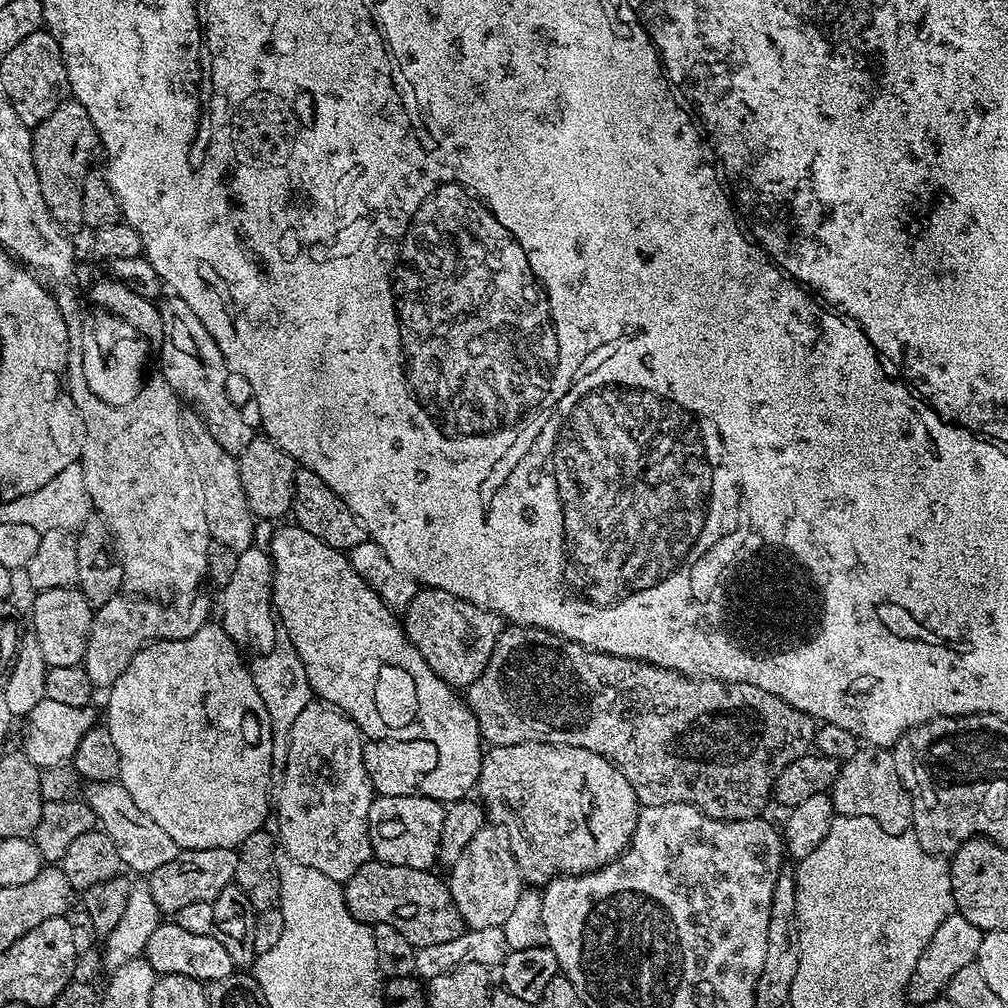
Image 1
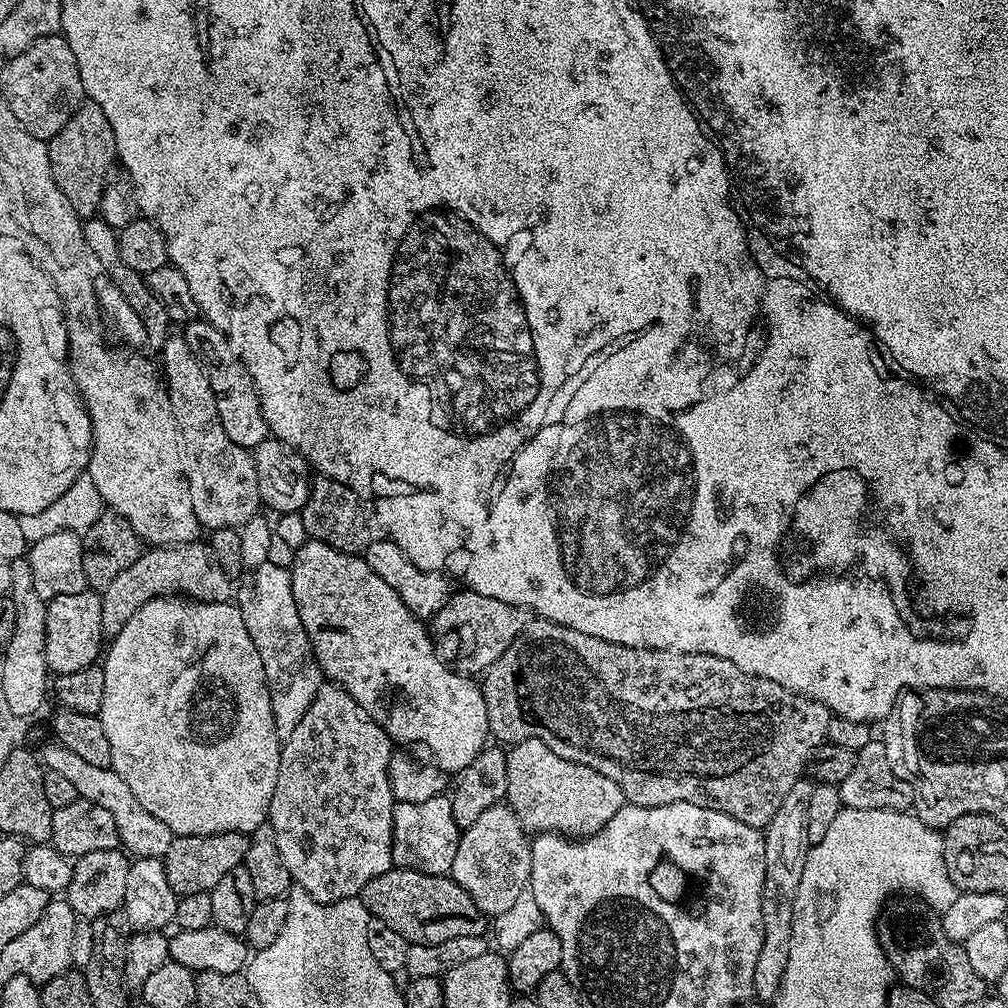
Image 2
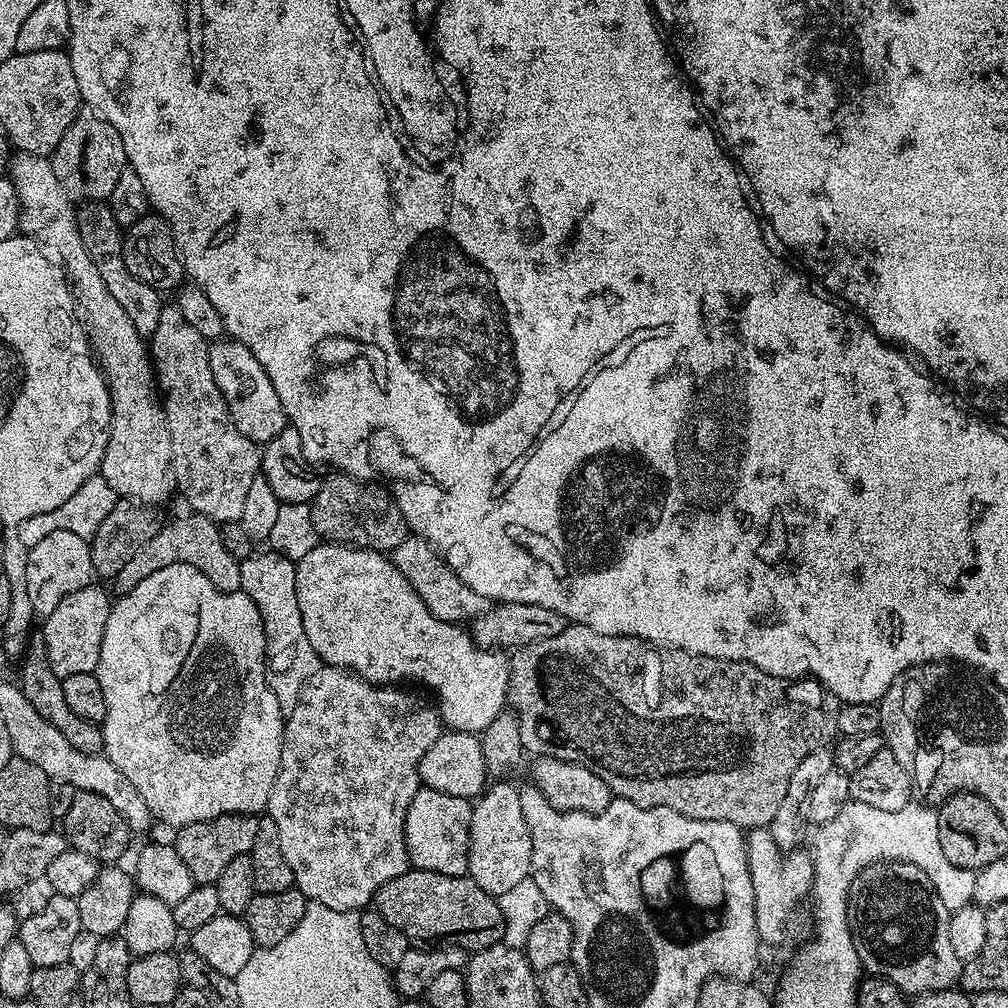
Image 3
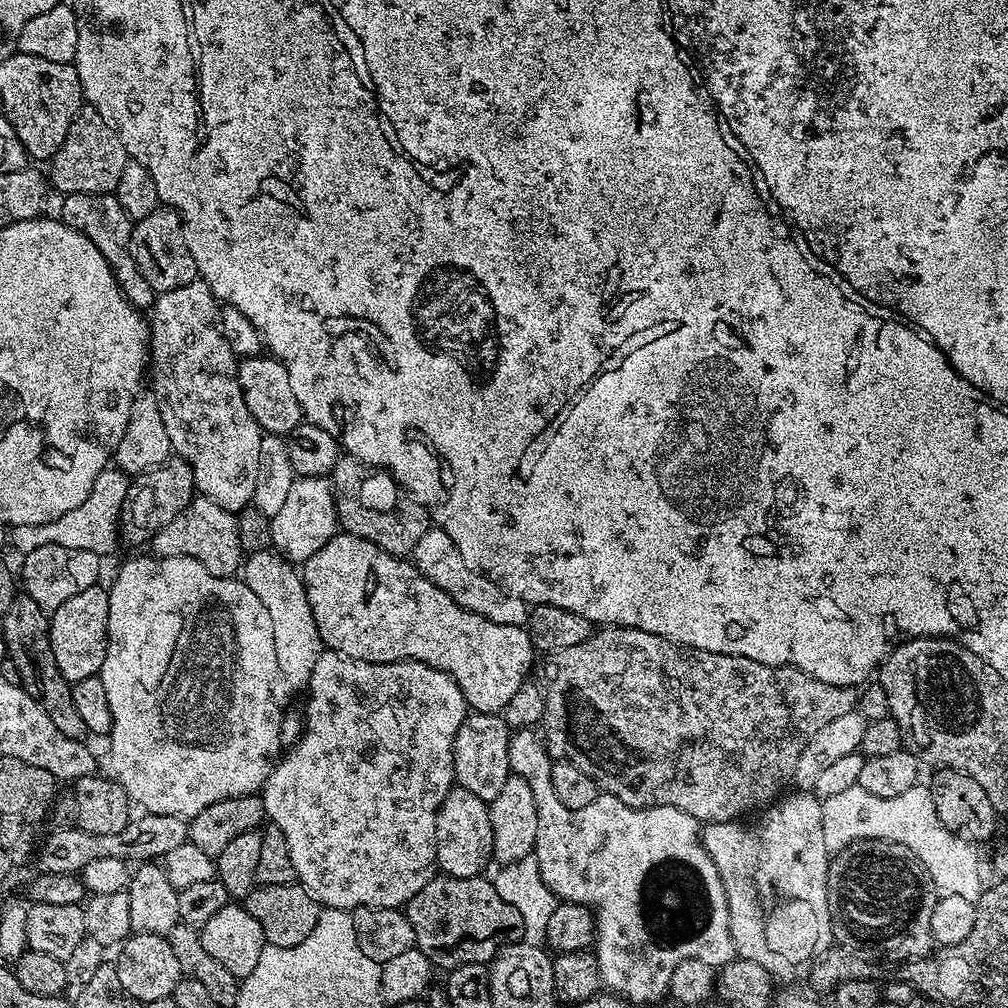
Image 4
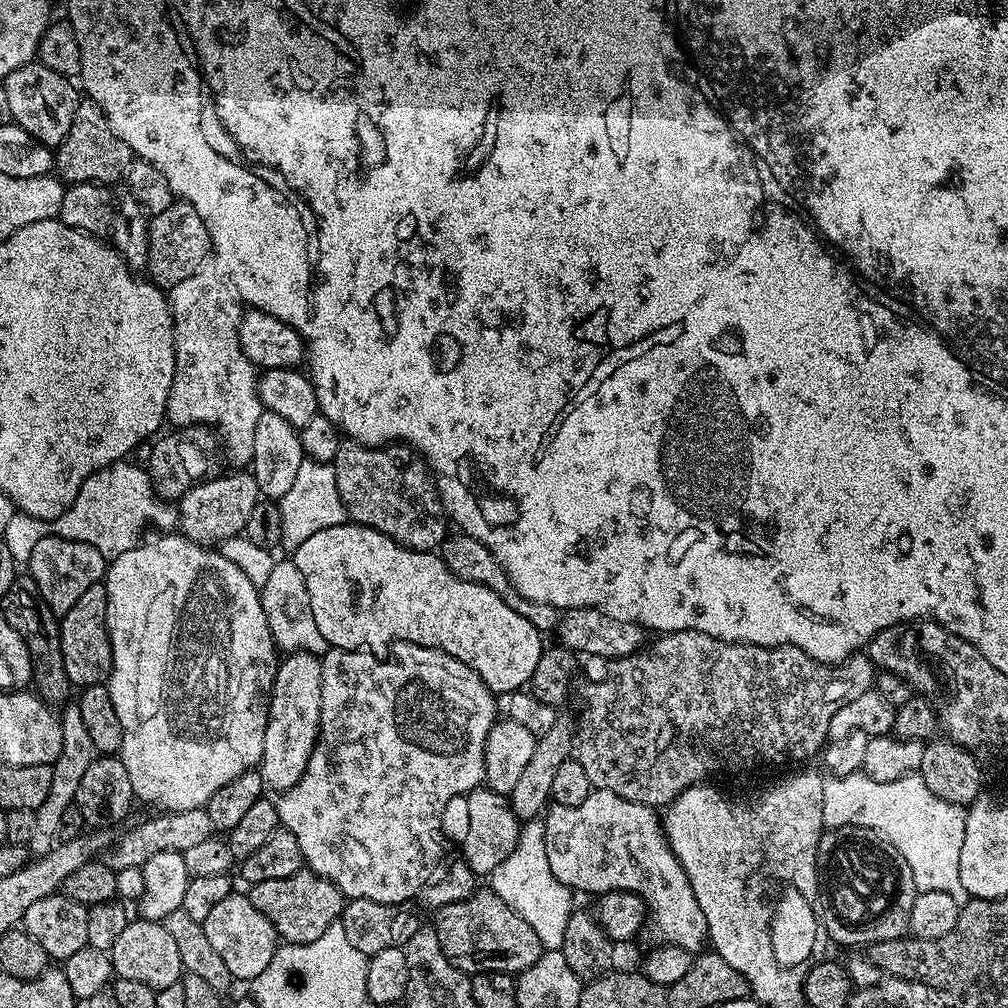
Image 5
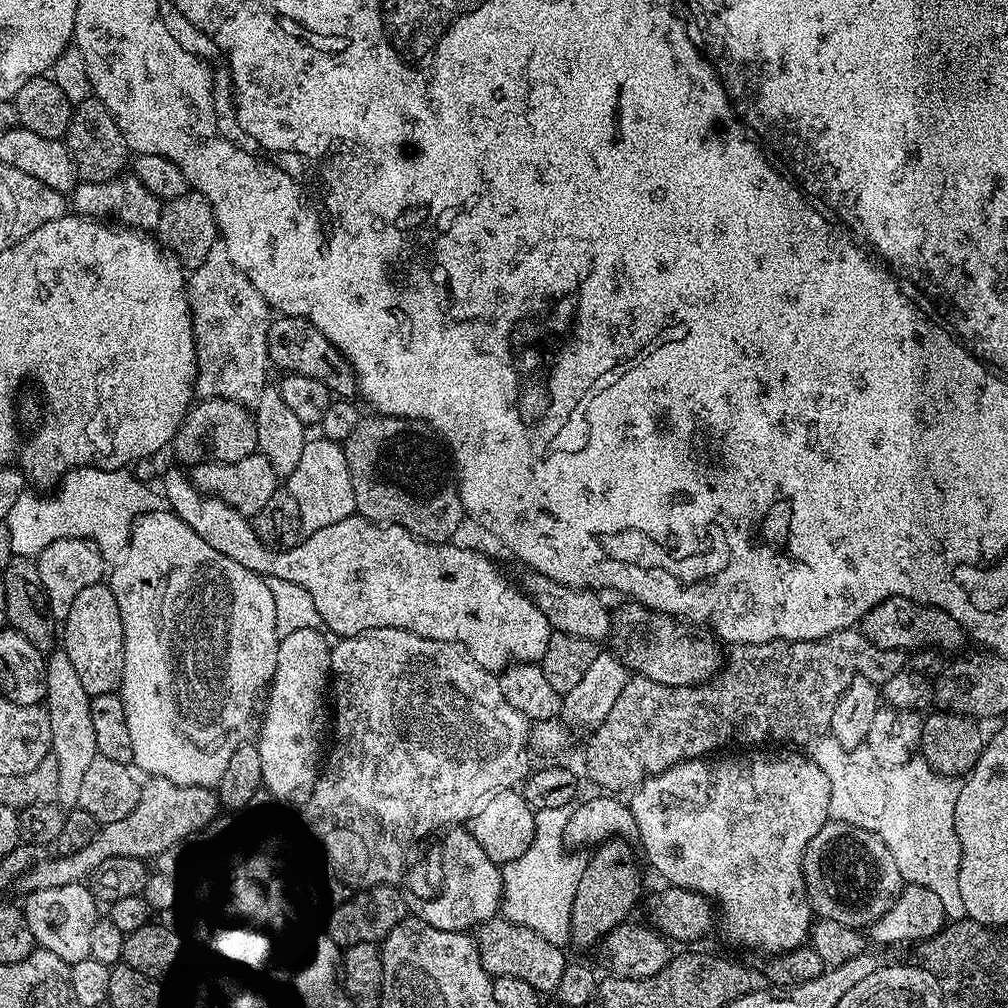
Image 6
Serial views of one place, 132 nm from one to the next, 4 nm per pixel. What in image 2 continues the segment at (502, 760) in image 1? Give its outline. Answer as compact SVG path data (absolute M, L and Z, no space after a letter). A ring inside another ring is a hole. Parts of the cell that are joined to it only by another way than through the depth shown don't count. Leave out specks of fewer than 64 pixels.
M538 738L523 740L507 749L506 803L513 808L520 824L529 833L558 832L573 838L593 836L626 801L622 790L606 774L598 774L585 764L570 762L562 754L554 754L546 742Z

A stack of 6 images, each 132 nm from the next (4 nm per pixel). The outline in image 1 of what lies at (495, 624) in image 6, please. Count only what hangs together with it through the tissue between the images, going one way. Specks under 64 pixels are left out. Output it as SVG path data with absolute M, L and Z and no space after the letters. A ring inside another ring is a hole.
M288 522L285 528L273 534L270 555L272 607L278 610L283 635L290 638L294 650L298 650L298 658L302 658L302 666L306 666L313 697L345 712L369 741L429 740L440 751L440 761L422 778L419 795L438 800L445 806L465 799L480 779L482 741L478 722L461 693L442 682L442 678L426 666L426 658L408 641L397 613L388 609L382 598L362 582L358 570L354 570L341 549L328 548L326 542L314 538L314 534L306 534L296 523Z

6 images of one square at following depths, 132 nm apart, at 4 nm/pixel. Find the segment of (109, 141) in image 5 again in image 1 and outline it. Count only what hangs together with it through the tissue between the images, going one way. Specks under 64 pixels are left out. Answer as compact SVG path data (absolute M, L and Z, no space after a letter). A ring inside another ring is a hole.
M65 98L50 114L50 118L31 129L32 153L34 166L38 174L38 186L42 186L42 198L50 210L52 217L66 230L80 228L82 218L82 186L93 167L92 155L98 152L98 141L94 122L90 122L90 114L86 114L86 106L82 106L74 98Z

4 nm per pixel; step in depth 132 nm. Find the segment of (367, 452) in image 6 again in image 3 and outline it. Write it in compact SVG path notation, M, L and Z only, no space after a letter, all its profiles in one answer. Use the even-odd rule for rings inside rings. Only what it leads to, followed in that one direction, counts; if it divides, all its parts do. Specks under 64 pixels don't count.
M333 471L331 475L321 479L318 494L310 501L317 537L324 542L391 554L410 534L400 504L391 491L379 483L356 480L342 472Z

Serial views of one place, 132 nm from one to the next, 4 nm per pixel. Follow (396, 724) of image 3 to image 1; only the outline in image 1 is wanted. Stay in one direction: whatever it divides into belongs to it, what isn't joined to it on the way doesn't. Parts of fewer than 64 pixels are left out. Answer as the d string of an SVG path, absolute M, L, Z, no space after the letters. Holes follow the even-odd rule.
M319 698L309 700L306 710L302 710L302 714L298 714L298 719L294 721L294 726L290 726L286 770L284 771L284 777L278 781L280 793L277 796L275 793L274 796L274 820L276 816L277 828L275 828L275 831L278 833L278 840L282 845L283 851L288 852L290 858L294 858L297 864L310 866L312 869L318 870L318 874L326 874L328 880L346 882L367 860L373 859L372 843L370 842L370 834L368 833L368 815L370 814L370 806L374 799L374 793L370 778L366 774L366 766L364 765L365 743L366 740L360 731L360 727L345 712L341 712L333 704L327 704Z

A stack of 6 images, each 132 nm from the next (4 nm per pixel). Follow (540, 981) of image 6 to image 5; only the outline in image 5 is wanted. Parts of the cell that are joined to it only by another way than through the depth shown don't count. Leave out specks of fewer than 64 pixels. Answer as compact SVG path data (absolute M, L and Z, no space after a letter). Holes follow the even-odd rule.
M477 890L453 904L441 904L435 909L434 927L438 942L446 958L458 970L469 974L477 972L507 972L519 974L538 962L542 949L538 934L498 894Z

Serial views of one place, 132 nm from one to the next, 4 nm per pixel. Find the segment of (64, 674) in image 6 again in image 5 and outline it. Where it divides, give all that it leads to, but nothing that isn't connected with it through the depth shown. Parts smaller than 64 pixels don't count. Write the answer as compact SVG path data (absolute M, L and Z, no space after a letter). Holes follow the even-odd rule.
M69 703L64 710L65 712L61 711L58 716L62 728L62 750L58 754L56 763L52 765L50 794L46 794L46 802L42 802L42 806L36 808L34 834L31 835L30 842L26 845L29 853L36 858L45 856L49 850L56 847L58 826L62 826L62 813L66 810L66 806L74 803L78 785L82 782L87 768L90 767L90 762L98 755L94 742L90 742L90 734L82 722L79 703Z

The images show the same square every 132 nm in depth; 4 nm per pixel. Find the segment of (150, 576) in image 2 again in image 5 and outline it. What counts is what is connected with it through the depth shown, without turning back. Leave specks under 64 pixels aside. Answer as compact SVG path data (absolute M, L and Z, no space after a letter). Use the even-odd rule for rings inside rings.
M236 470L233 476L213 475L193 484L192 489L178 501L178 532L195 544L220 546L223 540L232 540L243 533L254 506L262 497L256 477L248 470Z

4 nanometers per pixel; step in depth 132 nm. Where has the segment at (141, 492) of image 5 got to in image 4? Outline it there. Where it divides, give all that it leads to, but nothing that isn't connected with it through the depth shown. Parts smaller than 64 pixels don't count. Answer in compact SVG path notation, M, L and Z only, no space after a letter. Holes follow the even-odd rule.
M115 466L104 468L102 474L98 474L98 478L94 478L94 486L90 486L90 494L86 498L86 502L82 502L78 506L74 506L74 510L62 514L62 518L54 518L54 522L15 525L10 532L11 547L16 547L20 554L27 554L38 550L38 546L57 544L58 546L70 546L74 550L90 550L95 556L107 557L107 552L114 551L116 544L118 545L120 511L122 510L122 502L126 502L129 487L129 477L121 472L119 468Z

